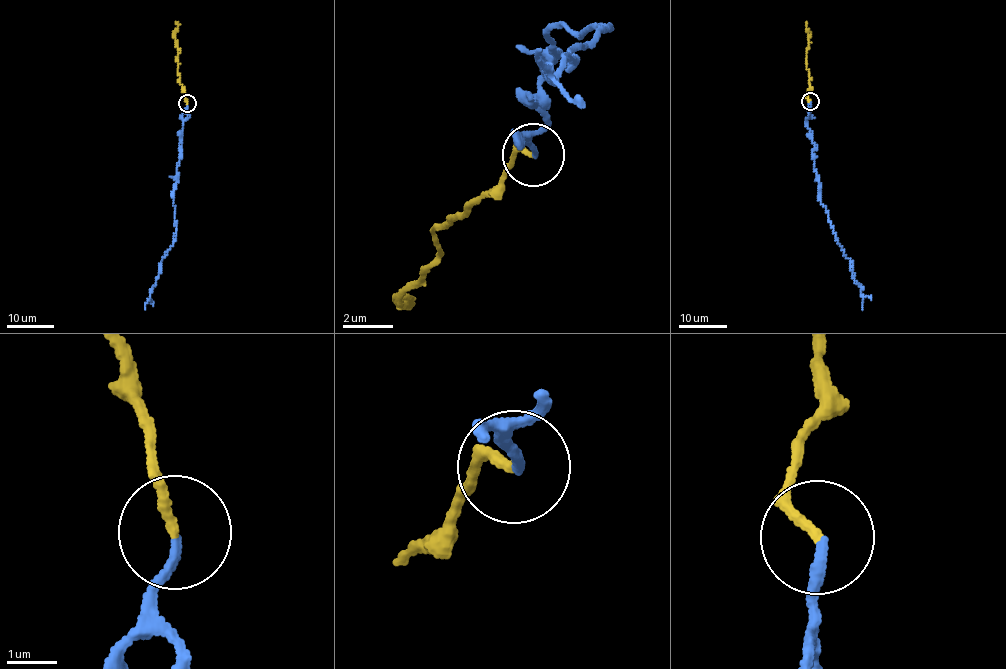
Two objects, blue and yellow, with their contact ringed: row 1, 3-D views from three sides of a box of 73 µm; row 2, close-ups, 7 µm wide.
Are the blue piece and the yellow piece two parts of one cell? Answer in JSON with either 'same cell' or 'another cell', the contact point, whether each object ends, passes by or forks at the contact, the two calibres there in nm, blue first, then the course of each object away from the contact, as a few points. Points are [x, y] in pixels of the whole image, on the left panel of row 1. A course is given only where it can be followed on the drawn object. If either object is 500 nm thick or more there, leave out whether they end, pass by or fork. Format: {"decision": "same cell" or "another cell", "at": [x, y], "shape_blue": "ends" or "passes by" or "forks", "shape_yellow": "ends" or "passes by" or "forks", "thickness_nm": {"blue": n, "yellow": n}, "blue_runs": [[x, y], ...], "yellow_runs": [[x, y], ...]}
{"decision": "same cell", "at": [187, 103], "shape_blue": "ends", "shape_yellow": "ends", "thickness_nm": {"blue": 200, "yellow": 200}, "blue_runs": [[187, 104], [172, 197], [175, 236], [145, 310]], "yellow_runs": [[187, 104], [179, 81], [176, 21]]}

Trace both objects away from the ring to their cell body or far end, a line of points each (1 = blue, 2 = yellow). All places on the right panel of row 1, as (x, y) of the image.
1: (810, 101), (806, 121), (815, 146), (818, 199), (851, 261), (861, 288), (863, 310)
2: (810, 101), (807, 98), (810, 88), (806, 61), (809, 33), (806, 22)

